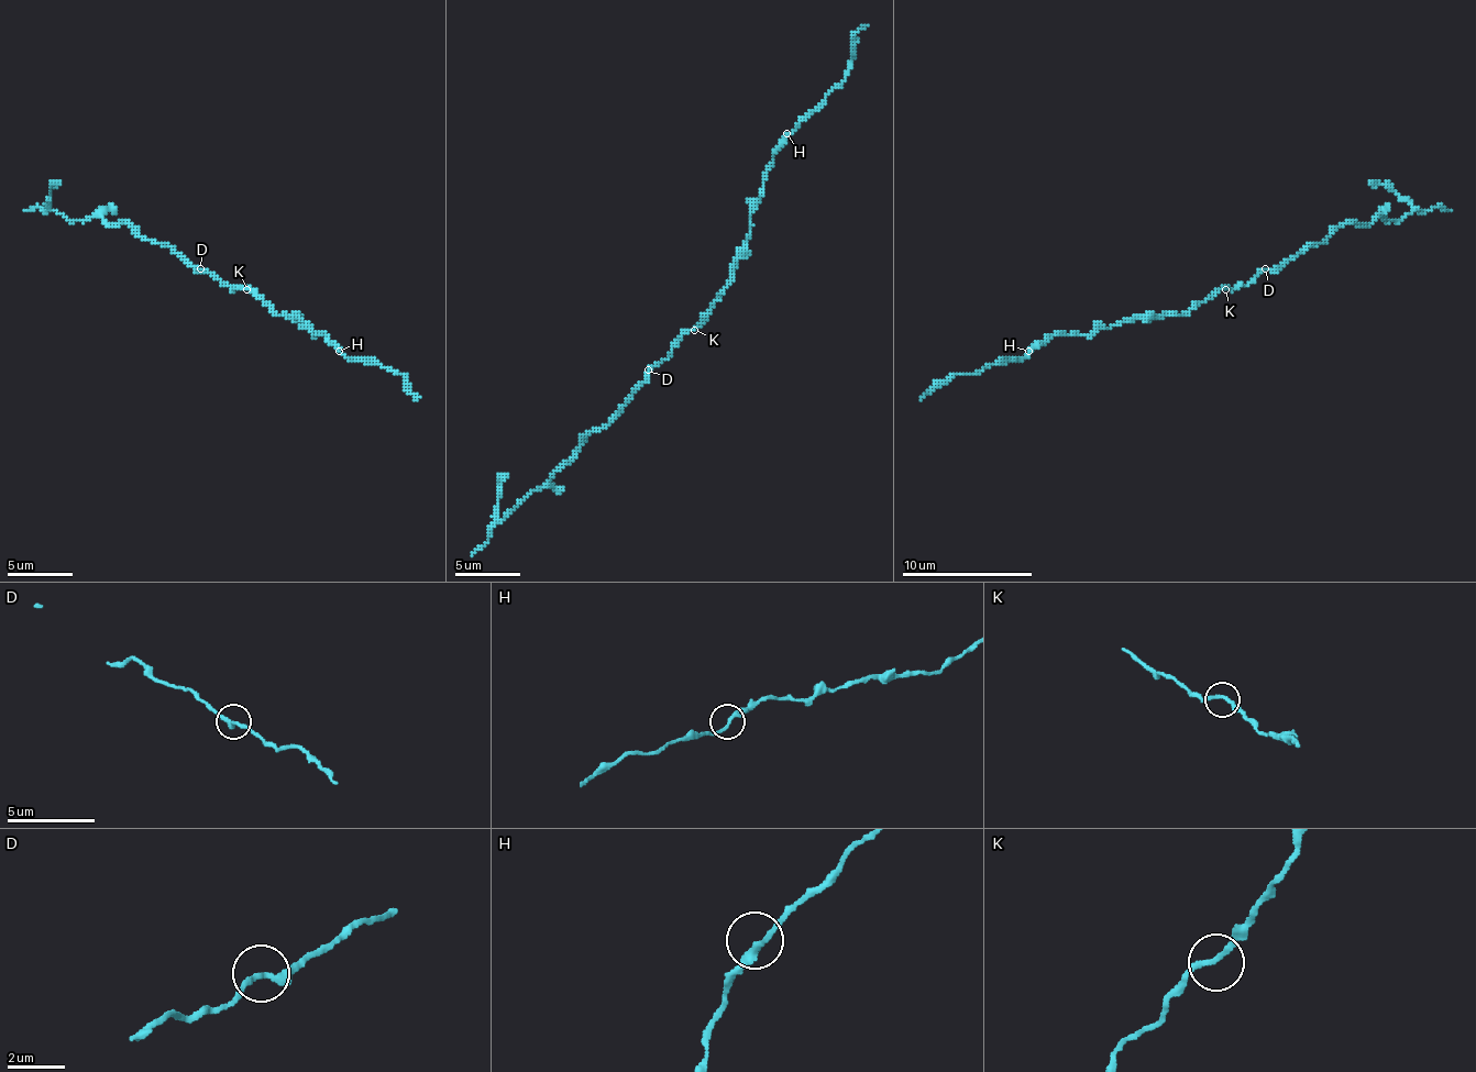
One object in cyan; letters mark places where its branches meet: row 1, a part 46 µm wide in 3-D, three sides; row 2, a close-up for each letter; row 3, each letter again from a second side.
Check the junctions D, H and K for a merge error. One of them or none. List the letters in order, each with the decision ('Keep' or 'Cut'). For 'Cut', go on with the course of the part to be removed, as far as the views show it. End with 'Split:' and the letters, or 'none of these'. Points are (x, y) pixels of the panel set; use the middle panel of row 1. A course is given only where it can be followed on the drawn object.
D: Cut. Course of the part to remove: (649, 369), (642, 386), (576, 454), (502, 520), (498, 490), (508, 474)
H: Keep
K: Keep
Split: D

